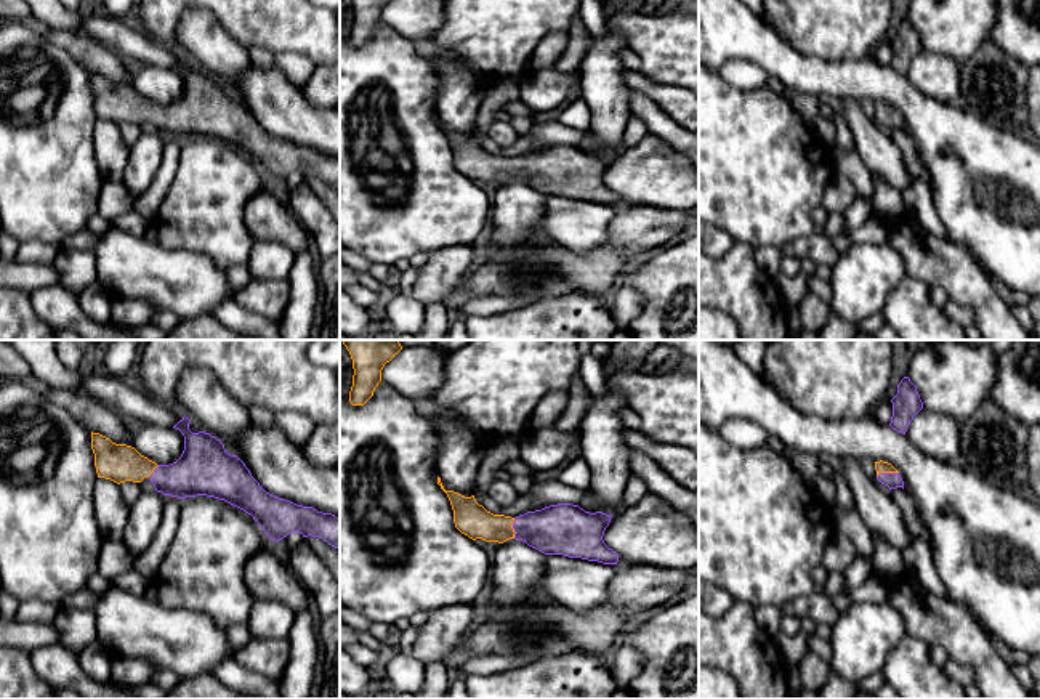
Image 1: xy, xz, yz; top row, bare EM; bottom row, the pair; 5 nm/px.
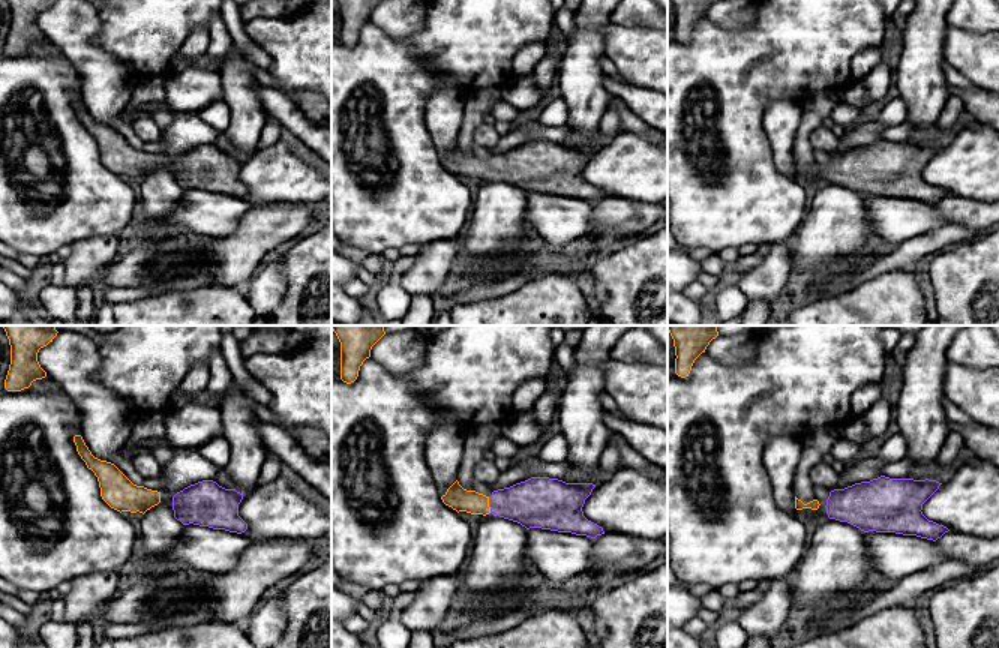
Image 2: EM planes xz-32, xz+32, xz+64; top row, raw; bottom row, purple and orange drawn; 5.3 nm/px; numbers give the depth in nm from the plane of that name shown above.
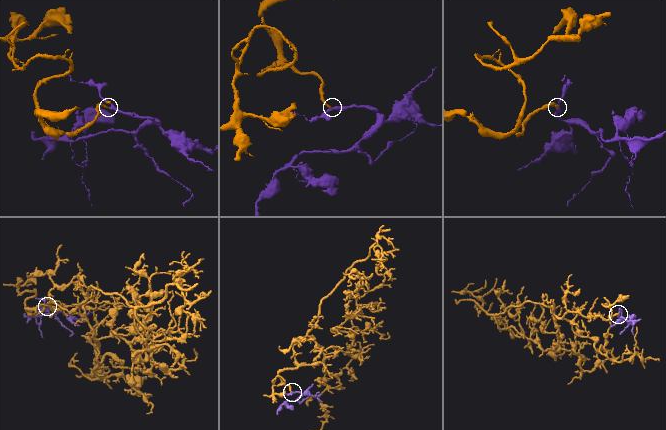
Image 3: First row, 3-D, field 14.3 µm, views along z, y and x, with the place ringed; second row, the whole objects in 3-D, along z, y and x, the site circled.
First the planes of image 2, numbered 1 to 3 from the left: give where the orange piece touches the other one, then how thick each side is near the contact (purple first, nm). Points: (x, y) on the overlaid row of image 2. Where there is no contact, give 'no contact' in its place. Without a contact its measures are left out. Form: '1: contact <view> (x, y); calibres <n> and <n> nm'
1: no contact
2: contact xz+32 (489, 506); calibres 280 and 130 nm
3: no contact

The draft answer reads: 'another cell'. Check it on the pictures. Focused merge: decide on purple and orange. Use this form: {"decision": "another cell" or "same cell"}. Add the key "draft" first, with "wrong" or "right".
{"draft": "wrong", "decision": "same cell"}

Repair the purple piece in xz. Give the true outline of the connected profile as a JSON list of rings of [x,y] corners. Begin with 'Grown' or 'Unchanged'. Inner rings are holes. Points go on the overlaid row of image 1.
Grown. [[[439,476],[437,484],[450,500],[455,527],[473,540],[503,543],[516,539],[545,555],[564,555],[603,564],[619,561],[619,555],[603,540],[612,515],[590,513],[578,505],[558,503],[511,518],[487,511],[474,495],[465,497],[445,491]]]

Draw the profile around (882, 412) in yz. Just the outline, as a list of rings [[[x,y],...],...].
[[[885,398],[878,402],[872,410],[872,418],[880,425],[889,425],[893,417],[893,402],[891,399]]]

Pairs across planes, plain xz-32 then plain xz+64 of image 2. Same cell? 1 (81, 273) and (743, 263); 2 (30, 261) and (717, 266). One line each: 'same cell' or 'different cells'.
1: different cells
2: same cell

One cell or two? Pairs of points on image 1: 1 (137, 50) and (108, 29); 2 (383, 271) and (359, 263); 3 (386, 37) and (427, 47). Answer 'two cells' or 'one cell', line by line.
1: one cell
2: one cell
3: two cells

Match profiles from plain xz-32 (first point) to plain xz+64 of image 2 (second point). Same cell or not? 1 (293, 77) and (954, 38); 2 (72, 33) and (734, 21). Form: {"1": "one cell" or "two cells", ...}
{"1": "one cell", "2": "one cell"}

